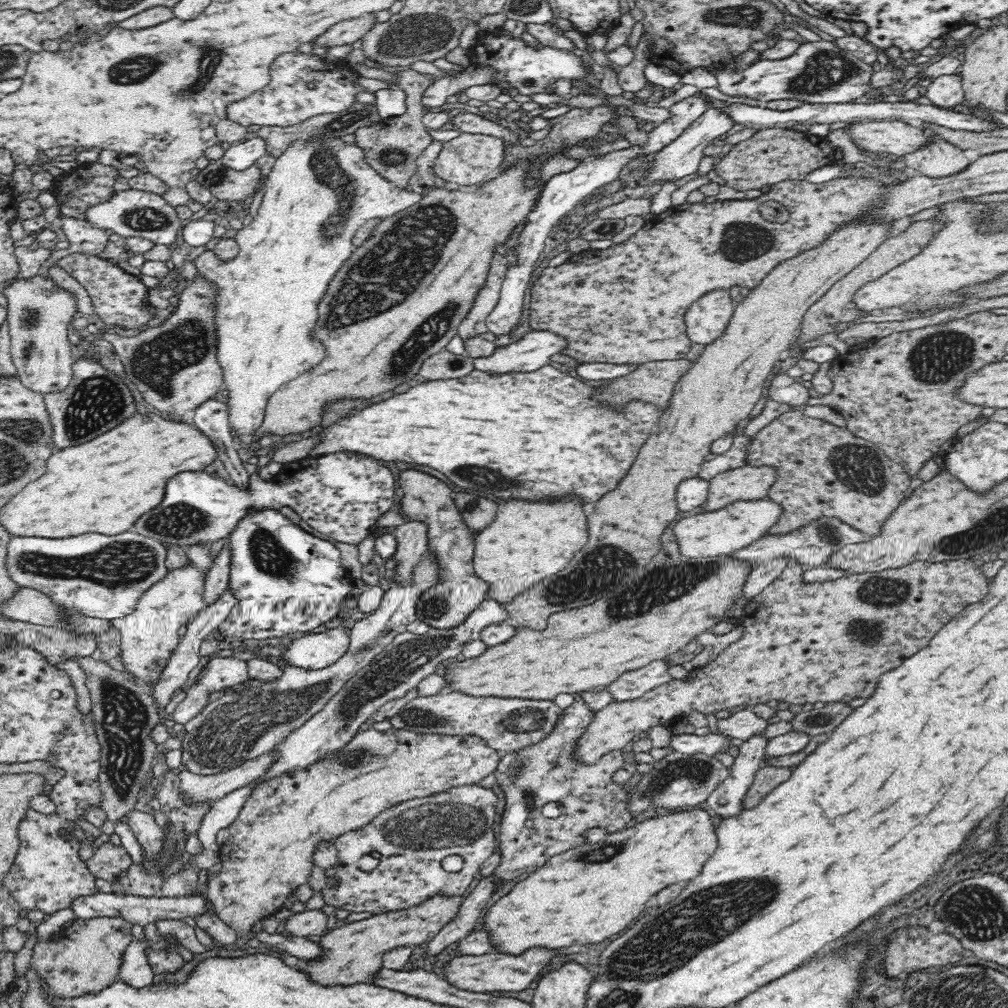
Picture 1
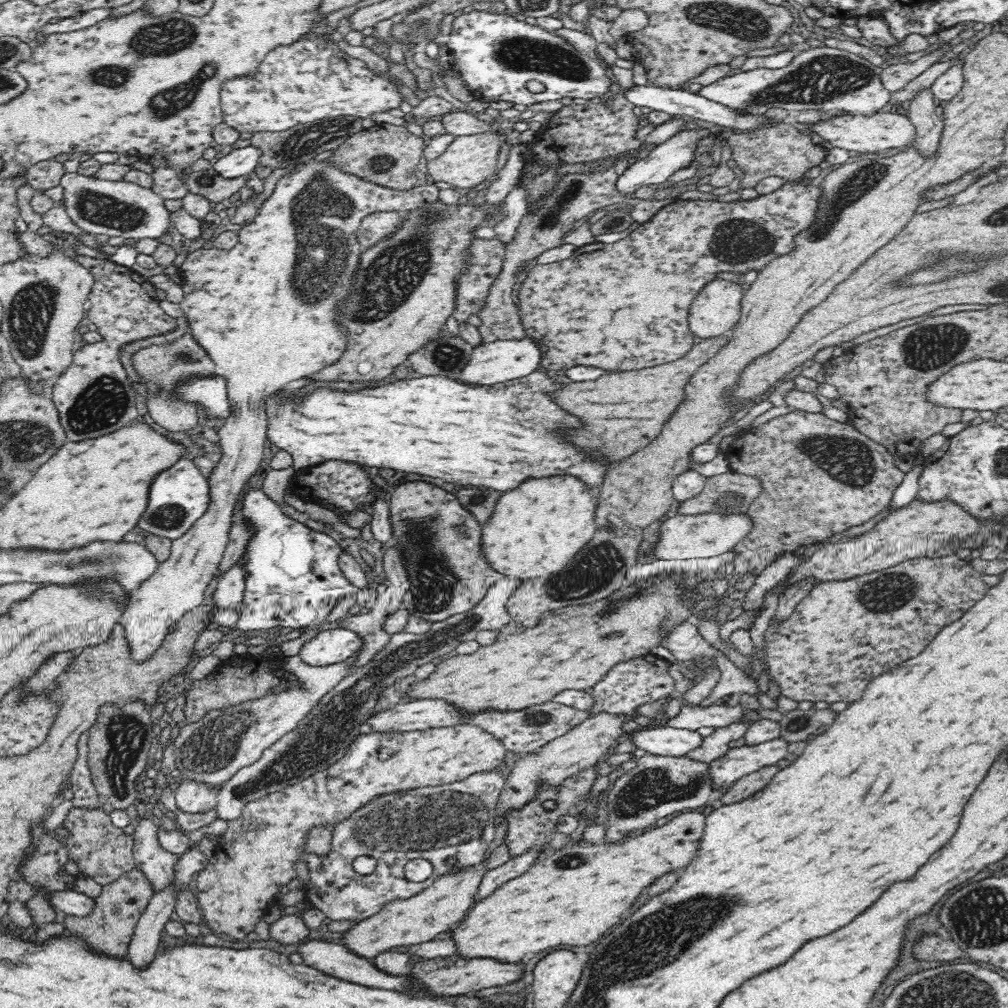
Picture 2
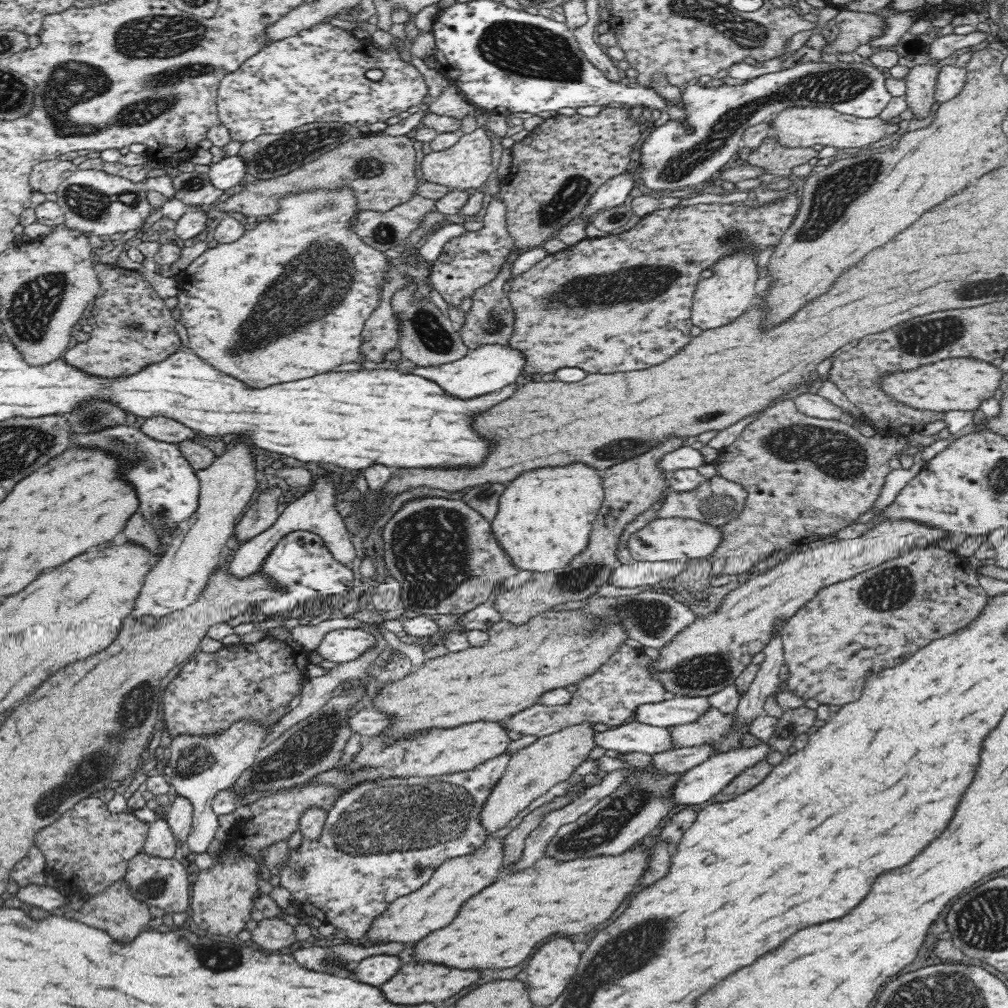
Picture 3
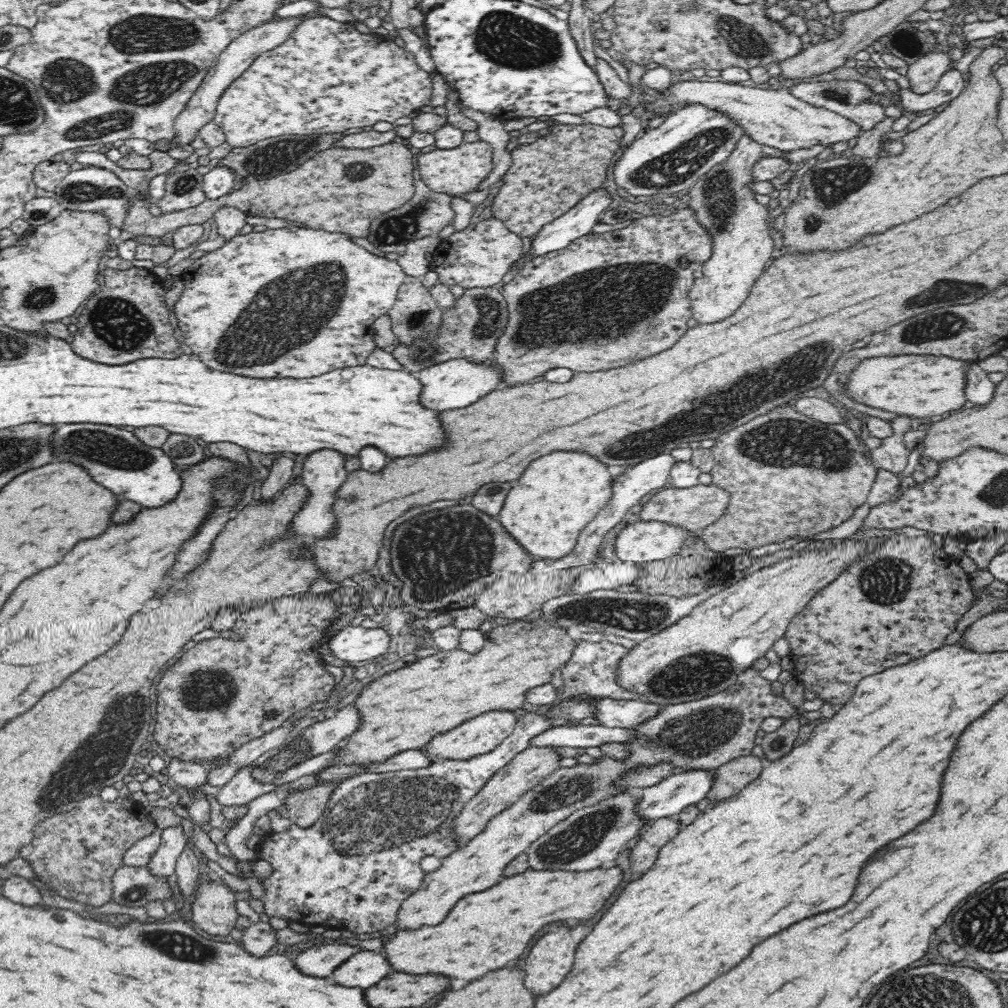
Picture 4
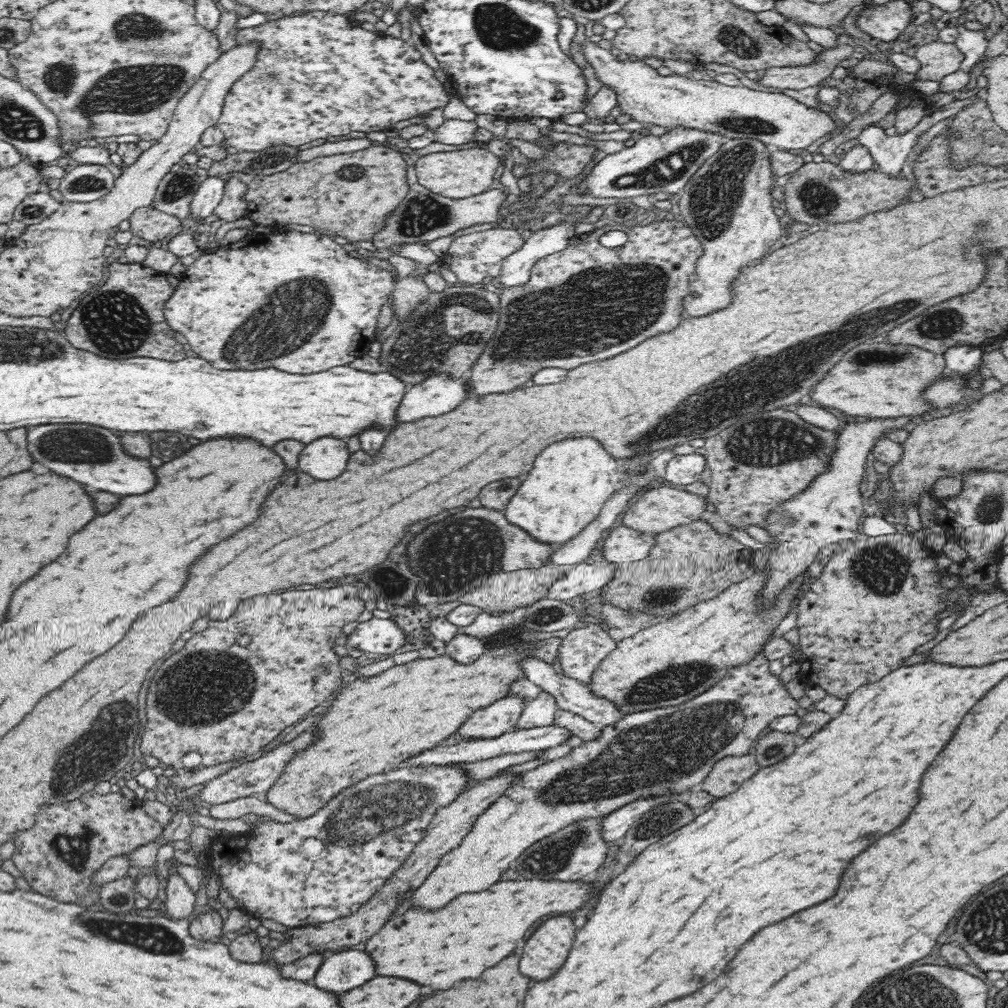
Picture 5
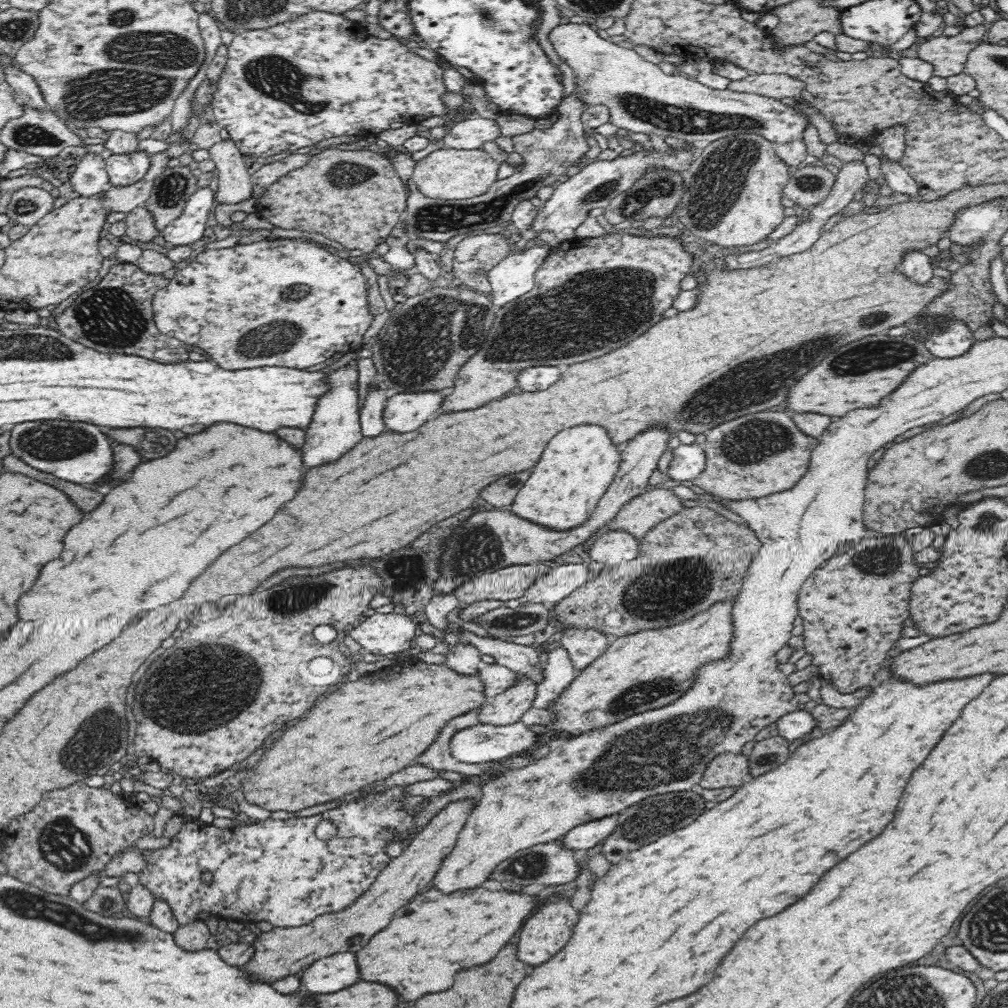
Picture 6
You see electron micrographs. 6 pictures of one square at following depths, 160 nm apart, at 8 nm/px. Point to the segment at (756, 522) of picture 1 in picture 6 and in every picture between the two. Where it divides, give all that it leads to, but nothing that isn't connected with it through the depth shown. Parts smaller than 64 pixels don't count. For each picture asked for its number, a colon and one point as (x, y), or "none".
2: (681, 537)
3: (670, 539)
4: (640, 541)
5: (623, 543)
6: (613, 547)

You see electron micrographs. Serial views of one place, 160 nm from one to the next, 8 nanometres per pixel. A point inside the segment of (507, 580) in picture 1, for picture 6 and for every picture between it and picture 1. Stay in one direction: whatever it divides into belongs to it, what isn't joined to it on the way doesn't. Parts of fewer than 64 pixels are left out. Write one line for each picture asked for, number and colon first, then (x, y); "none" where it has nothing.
2: (535, 530)
3: (546, 515)
4: (559, 494)
5: (571, 480)
6: (578, 466)

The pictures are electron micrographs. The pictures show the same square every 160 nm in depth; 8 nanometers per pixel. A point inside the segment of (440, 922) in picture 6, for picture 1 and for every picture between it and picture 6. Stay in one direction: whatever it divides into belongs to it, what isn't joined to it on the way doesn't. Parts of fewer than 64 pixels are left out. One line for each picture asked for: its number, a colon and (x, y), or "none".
1: (570, 900)
2: (573, 896)
3: (501, 926)
4: (487, 930)
5: (475, 931)

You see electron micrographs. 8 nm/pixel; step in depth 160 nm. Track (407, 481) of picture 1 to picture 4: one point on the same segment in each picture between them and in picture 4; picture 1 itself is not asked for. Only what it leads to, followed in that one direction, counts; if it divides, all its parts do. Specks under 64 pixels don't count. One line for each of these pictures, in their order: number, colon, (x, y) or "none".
2: (440, 542)
3: (446, 556)
4: (446, 558)

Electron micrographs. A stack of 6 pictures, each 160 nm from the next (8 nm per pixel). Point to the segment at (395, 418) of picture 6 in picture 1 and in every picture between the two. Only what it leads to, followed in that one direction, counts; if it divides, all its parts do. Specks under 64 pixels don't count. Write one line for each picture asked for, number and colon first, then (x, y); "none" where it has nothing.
1: (533, 351)
2: (493, 363)
3: (490, 368)
4: (454, 384)
5: (440, 394)

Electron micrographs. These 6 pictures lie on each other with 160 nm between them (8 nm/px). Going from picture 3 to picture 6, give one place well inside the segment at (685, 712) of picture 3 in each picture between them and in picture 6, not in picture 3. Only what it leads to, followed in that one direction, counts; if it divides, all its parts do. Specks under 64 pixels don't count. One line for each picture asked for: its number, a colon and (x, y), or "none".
4: (612, 713)
5: (571, 695)
6: (519, 658)

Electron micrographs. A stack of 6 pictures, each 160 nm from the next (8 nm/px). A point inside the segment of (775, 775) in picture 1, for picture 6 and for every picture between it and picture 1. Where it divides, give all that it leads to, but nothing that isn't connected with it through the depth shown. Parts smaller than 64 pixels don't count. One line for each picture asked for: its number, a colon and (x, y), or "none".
2: (747, 785)
3: (749, 777)
4: (729, 779)
5: (726, 776)
6: (726, 769)

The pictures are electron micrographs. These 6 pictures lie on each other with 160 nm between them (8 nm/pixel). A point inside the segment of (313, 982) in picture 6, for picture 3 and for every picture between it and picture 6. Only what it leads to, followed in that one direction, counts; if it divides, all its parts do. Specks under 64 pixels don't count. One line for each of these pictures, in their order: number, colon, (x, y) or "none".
3: (375, 970)
4: (362, 970)
5: (344, 970)

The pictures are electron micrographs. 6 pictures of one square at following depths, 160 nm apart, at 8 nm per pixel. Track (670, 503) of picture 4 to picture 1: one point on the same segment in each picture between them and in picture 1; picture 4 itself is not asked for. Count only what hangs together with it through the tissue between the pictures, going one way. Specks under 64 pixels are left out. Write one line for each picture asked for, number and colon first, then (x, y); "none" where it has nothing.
1: (746, 483)
2: (730, 493)
3: (716, 501)

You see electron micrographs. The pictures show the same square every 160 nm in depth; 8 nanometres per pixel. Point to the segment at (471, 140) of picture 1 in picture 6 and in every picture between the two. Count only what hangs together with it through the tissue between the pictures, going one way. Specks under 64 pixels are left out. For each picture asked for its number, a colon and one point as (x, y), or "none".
2: (469, 160)
3: (465, 166)
4: (458, 170)
5: (458, 174)
6: (447, 174)

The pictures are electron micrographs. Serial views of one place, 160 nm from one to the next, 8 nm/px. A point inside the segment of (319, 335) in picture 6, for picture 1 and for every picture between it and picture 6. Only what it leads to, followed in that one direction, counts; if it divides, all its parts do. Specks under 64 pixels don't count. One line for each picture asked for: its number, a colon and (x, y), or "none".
1: (319, 192)
2: (263, 311)
3: (251, 308)
4: (239, 301)
5: (322, 305)

